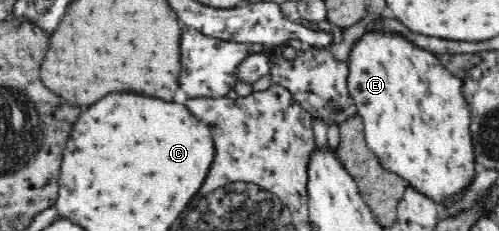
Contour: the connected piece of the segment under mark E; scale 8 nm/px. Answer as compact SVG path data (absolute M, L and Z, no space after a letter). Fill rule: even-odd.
M375 29L374 31L365 32L353 43L348 55L347 66L349 66L347 90L349 90L349 95L355 102L357 113L362 117L366 145L376 156L381 166L385 167L385 170L396 173L409 186L419 190L419 193L427 195L427 198L431 198L437 204L446 197L457 195L465 185L470 183L473 176L476 175L476 160L470 131L471 114L469 113L466 99L463 97L461 79L454 76L446 67L443 67L441 61L433 53L425 51L422 47L417 47L408 37L405 37L398 31L376 31Z

